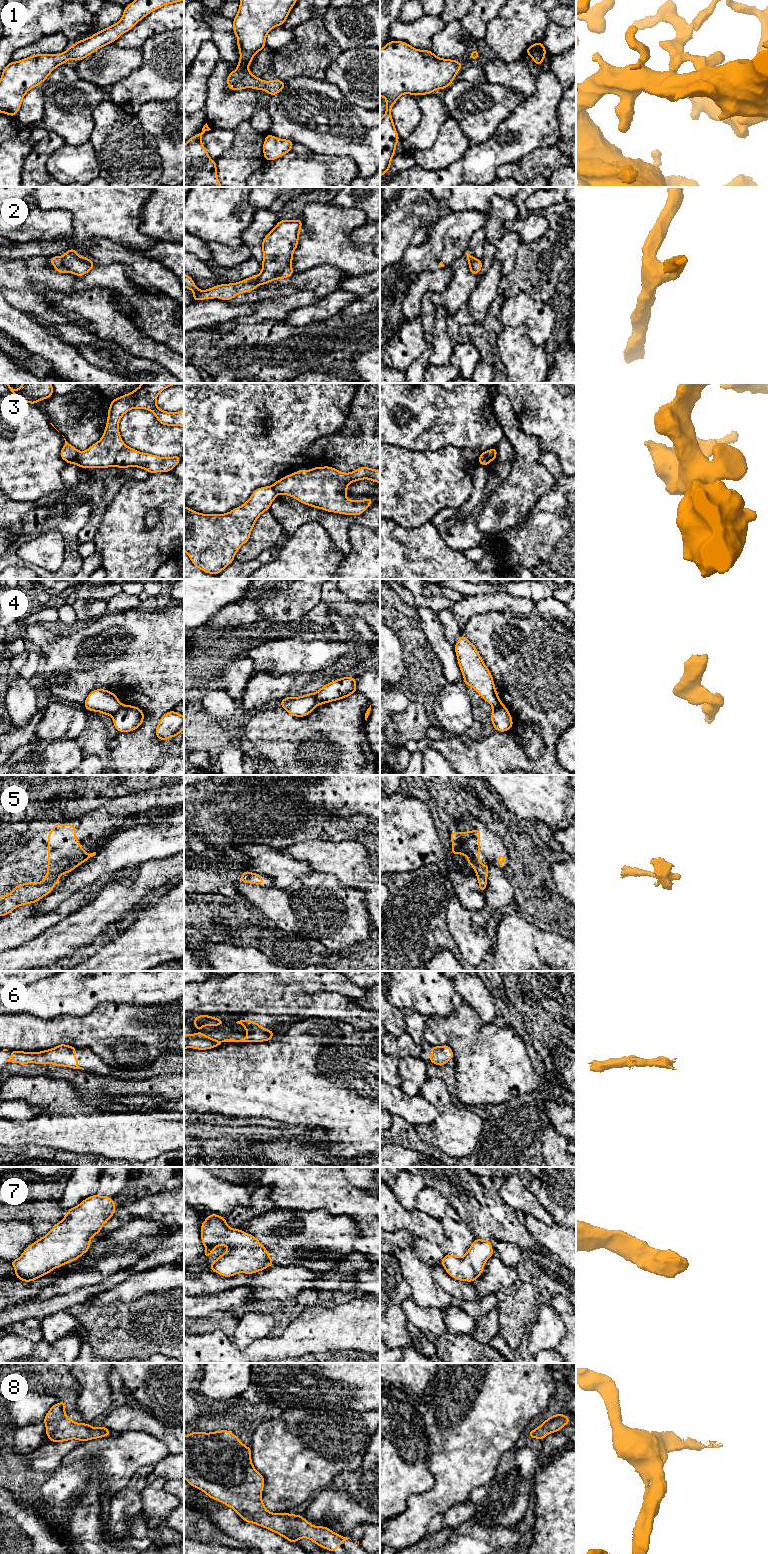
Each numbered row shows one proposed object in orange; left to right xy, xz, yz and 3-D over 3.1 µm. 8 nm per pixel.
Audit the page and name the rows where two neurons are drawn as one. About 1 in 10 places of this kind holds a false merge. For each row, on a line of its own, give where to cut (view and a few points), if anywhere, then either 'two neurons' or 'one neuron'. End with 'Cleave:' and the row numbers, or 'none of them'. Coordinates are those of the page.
1: cut none; one neuron
2: cut none; one neuron
3: cut xy (80, 452), (73, 463); two neurons
4: cut none; one neuron
5: cut none; one neuron
6: cut none; one neuron
7: cut none; one neuron
8: cut none; one neuron
Cleave: 3

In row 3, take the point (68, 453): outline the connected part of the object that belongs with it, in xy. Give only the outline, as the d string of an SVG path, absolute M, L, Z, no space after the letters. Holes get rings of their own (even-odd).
M65 438L64 440L65 444L60 451L60 457L65 460L68 464L74 464L74 460L80 452L74 446L69 444Z

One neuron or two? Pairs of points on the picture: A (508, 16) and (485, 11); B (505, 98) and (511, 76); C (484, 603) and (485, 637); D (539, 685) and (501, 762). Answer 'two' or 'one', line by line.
A: two
B: two
C: two
D: one

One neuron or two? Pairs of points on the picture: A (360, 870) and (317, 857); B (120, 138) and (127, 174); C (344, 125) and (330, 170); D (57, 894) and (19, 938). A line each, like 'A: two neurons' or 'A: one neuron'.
A: one neuron
B: one neuron
C: two neurons
D: two neurons

